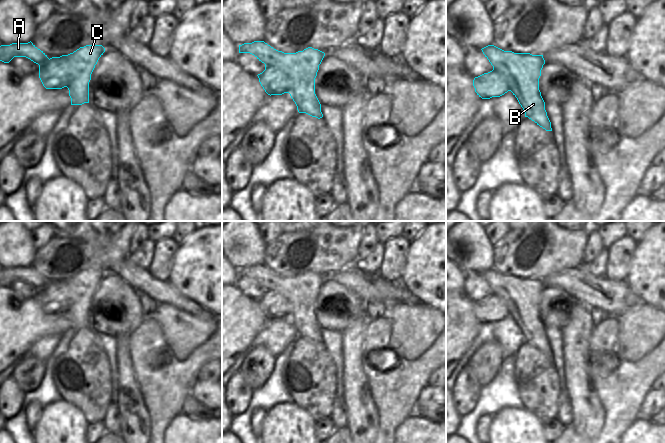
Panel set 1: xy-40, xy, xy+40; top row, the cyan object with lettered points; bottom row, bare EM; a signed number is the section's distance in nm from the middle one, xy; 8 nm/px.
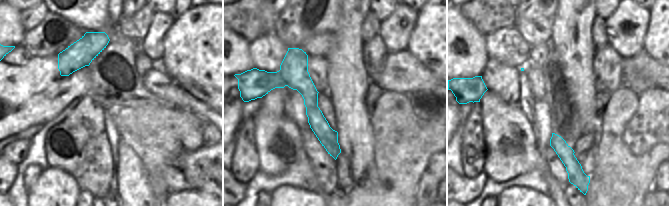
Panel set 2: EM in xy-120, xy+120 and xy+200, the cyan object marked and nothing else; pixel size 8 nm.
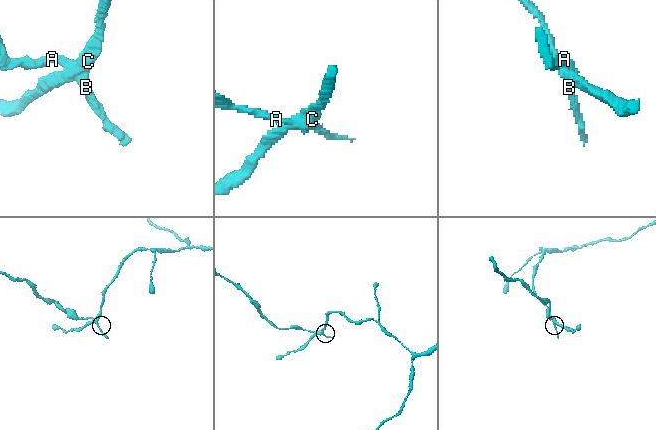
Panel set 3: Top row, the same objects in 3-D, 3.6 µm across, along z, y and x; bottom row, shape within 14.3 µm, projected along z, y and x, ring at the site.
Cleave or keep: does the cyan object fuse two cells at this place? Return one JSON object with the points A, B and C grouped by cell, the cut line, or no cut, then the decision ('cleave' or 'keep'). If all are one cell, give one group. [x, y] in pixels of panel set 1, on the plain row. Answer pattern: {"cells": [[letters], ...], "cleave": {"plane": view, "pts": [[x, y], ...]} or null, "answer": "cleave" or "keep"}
{"cells": [["A", "B"], ["C"]], "cleave": {"plane": "xy", "pts": [[265, 290], [277, 290], [284, 296], [291, 306], [289, 316]]}, "answer": "cleave"}

